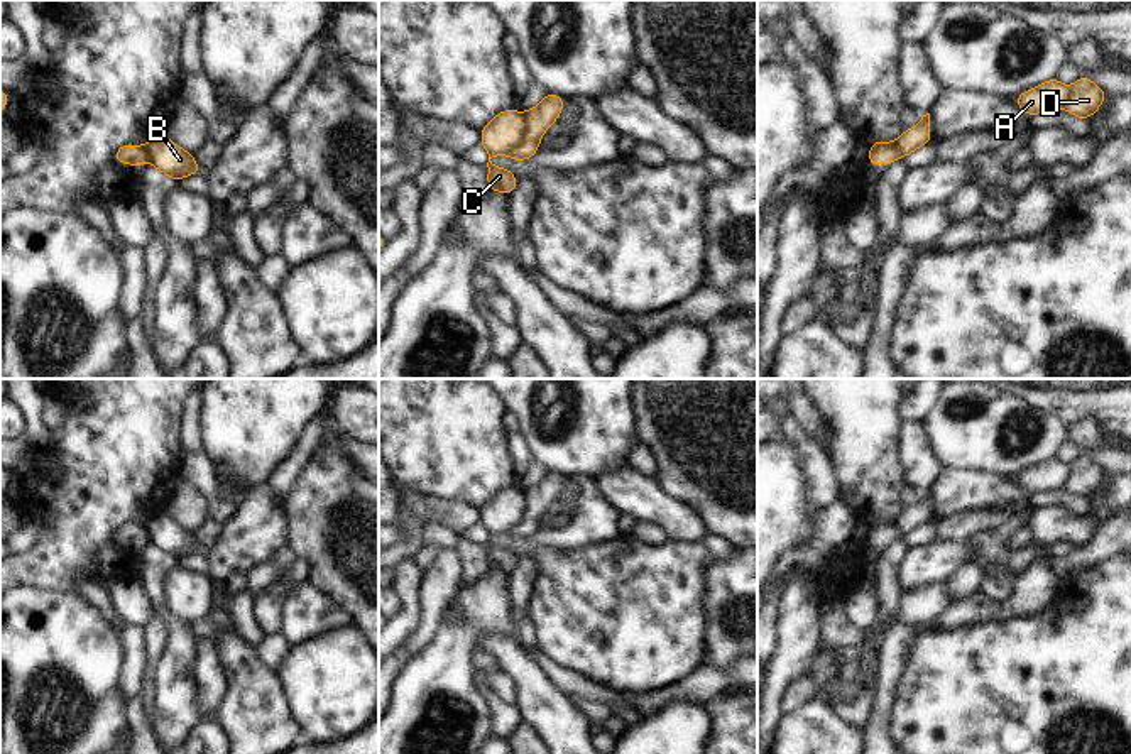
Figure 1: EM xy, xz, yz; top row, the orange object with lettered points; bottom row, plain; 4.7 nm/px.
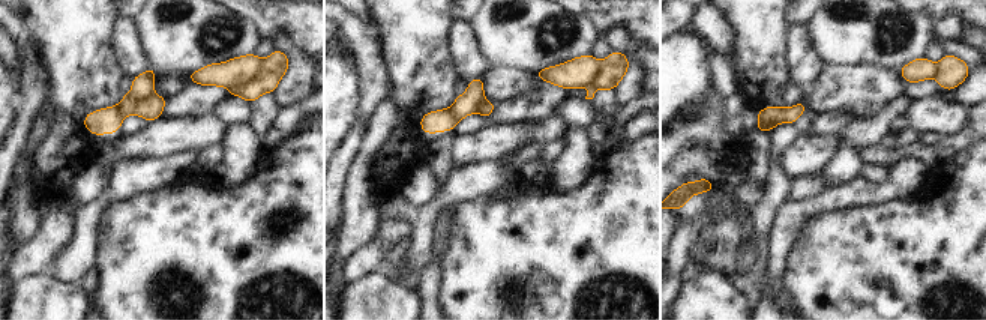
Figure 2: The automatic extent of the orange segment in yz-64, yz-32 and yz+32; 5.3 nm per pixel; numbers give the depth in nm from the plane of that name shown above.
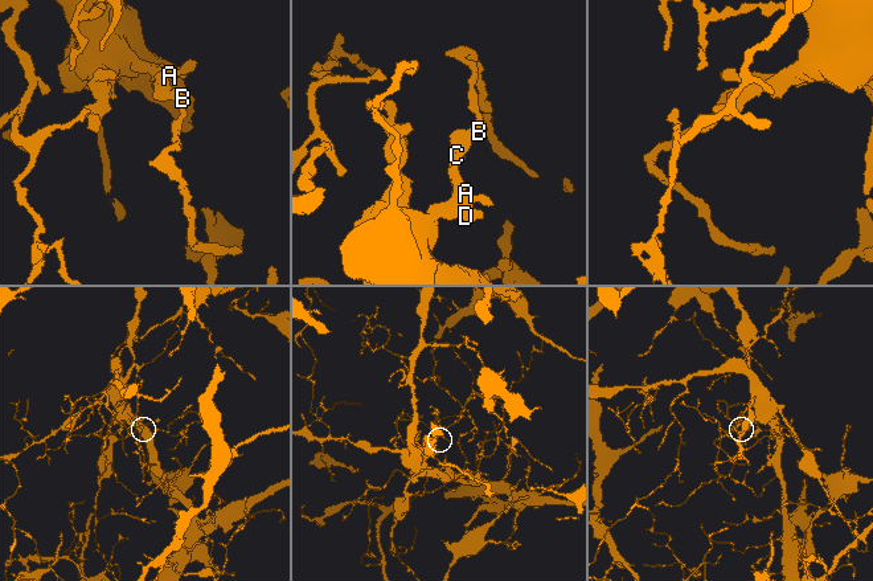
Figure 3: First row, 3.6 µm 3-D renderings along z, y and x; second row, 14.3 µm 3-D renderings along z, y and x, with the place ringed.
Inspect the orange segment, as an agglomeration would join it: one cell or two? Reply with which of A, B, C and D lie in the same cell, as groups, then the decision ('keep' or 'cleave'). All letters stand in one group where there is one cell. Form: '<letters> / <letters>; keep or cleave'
A B / C D; cleave

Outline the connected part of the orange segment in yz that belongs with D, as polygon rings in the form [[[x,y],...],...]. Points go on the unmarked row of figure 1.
[[[1087,455],[1079,456],[1072,465],[1072,472],[1065,487],[1075,497],[1090,497],[1106,478],[1106,472],[1101,465],[1090,460]]]

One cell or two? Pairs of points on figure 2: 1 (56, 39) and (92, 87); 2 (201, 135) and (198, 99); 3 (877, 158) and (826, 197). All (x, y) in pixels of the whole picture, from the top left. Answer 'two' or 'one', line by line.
1: one
2: two
3: two

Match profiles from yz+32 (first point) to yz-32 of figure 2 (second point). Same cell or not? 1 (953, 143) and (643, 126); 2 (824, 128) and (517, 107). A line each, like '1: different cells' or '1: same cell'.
1: same cell
2: same cell

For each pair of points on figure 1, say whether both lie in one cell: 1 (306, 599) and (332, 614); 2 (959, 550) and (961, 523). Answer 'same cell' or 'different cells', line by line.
1: same cell
2: different cells

